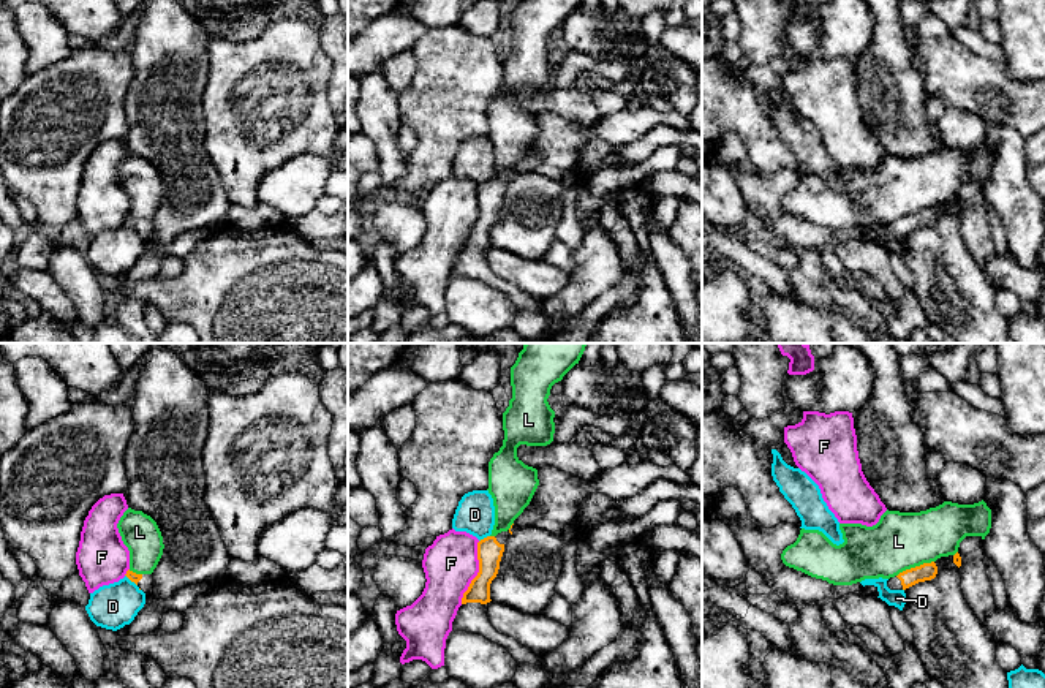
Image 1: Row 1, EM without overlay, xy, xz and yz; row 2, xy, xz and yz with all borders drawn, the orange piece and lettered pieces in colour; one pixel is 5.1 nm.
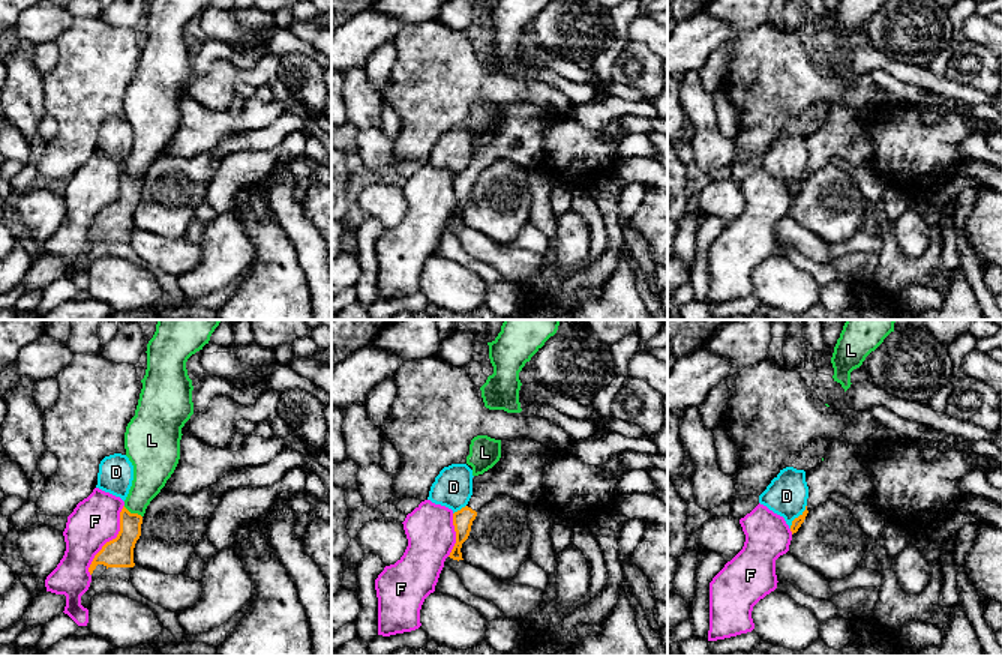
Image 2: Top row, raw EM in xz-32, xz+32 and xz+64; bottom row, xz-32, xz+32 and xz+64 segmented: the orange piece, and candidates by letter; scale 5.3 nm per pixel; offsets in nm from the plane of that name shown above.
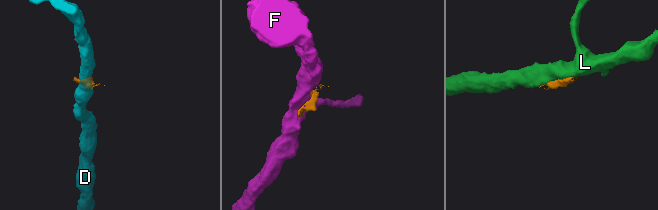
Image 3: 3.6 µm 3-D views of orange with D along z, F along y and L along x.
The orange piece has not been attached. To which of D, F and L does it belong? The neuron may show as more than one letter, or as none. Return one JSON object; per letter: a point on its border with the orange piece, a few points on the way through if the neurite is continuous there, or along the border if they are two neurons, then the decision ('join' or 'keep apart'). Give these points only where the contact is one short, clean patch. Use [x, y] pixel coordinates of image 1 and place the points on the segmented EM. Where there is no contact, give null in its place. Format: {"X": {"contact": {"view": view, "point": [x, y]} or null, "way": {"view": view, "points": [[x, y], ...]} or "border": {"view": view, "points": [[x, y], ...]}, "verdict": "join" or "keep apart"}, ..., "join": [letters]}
{"D": {"contact": {"view": "xz", "point": [484, 538]}, "border": {"view": "xz", "points": [[489, 535], [479, 541]]}, "verdict": "keep apart"}, "F": {"contact": {"view": "xz", "point": [478, 573]}, "verdict": "keep apart"}, "L": {"contact": {"view": "yz", "point": [916, 567]}, "verdict": "keep apart"}, "join": []}

